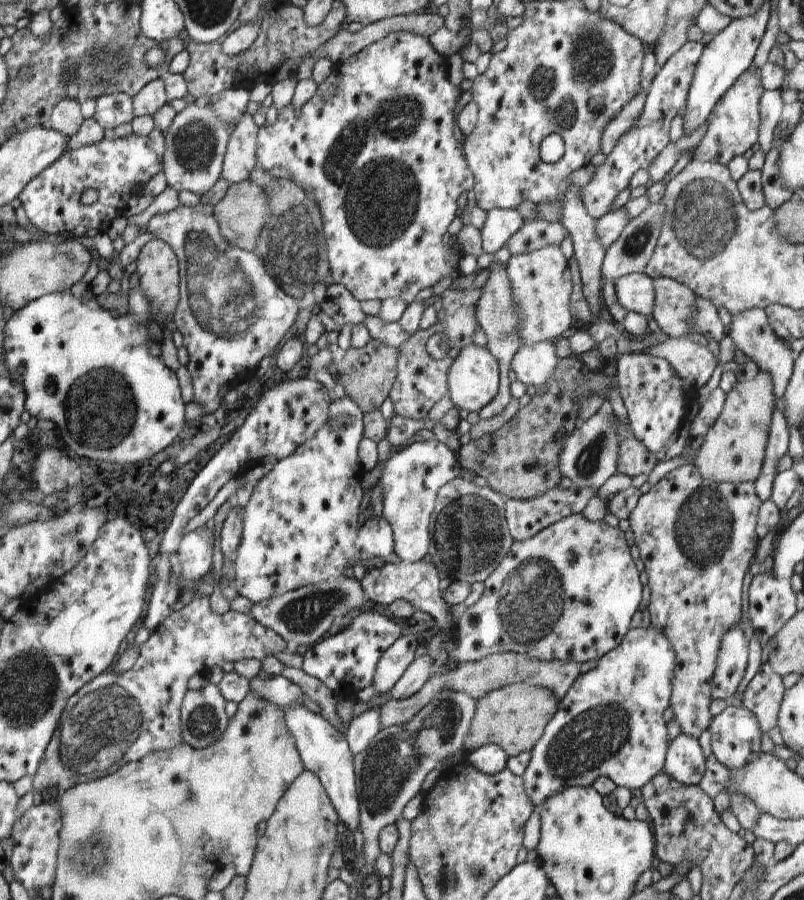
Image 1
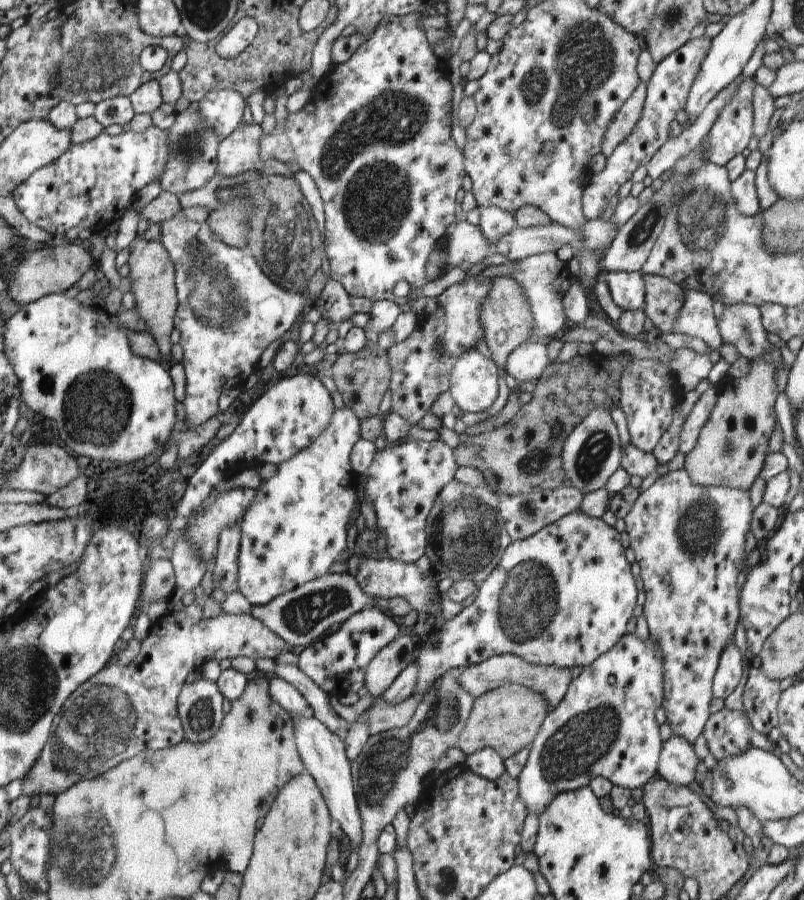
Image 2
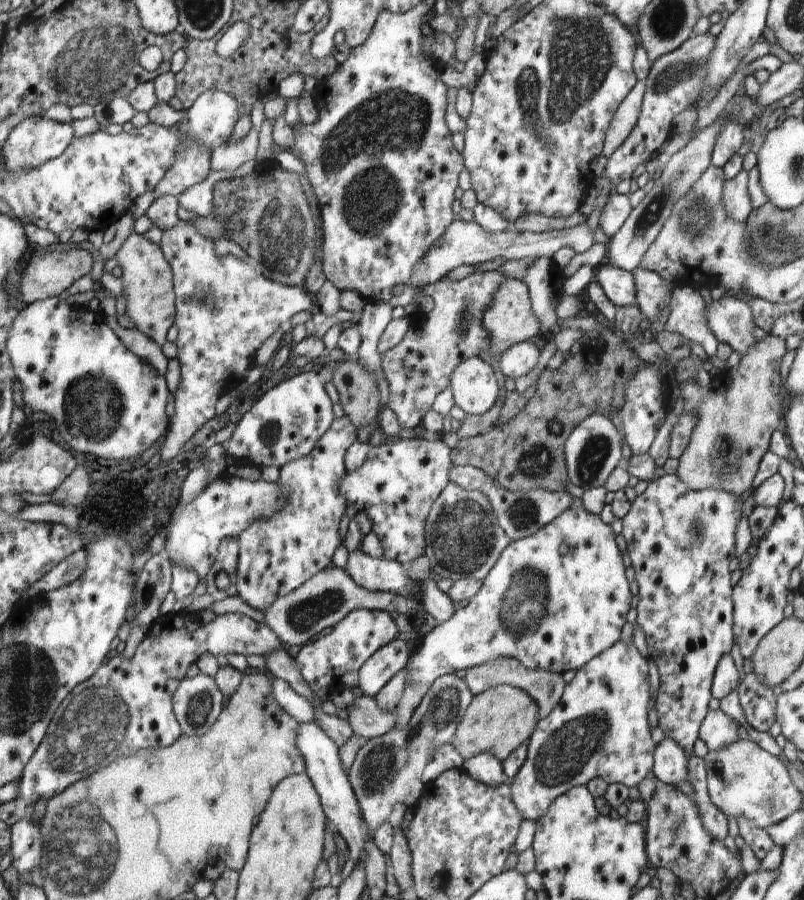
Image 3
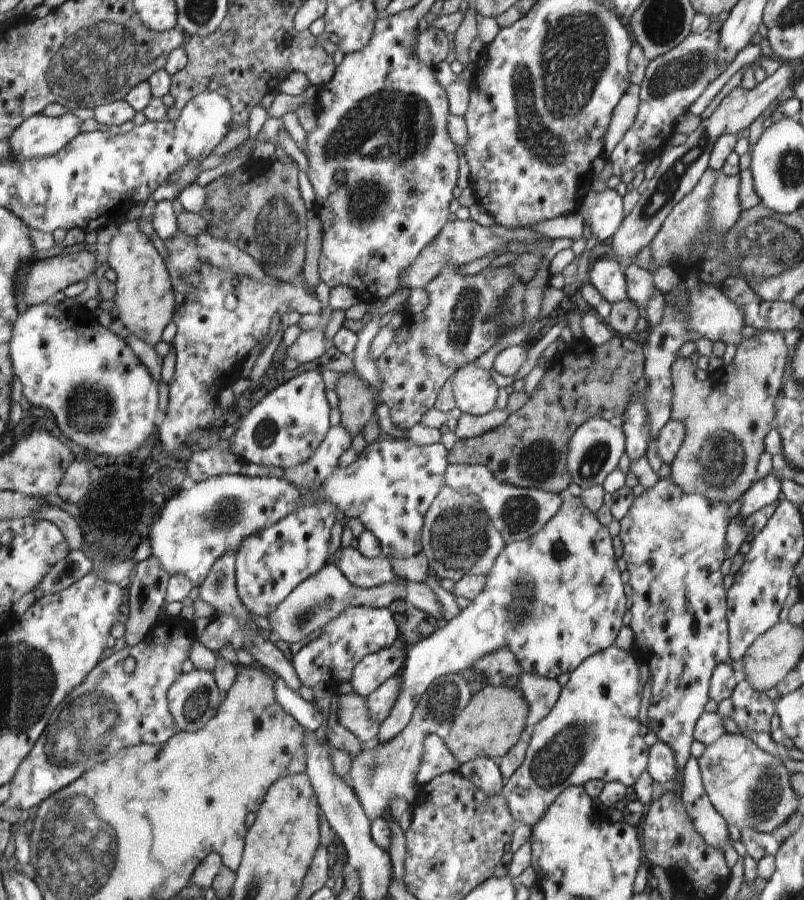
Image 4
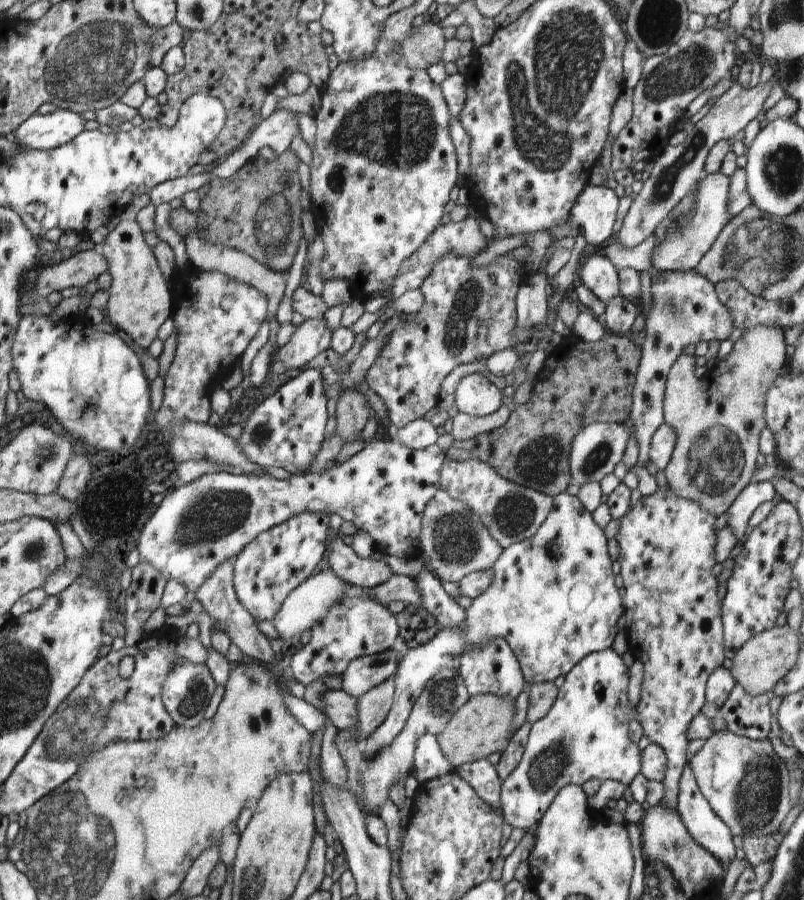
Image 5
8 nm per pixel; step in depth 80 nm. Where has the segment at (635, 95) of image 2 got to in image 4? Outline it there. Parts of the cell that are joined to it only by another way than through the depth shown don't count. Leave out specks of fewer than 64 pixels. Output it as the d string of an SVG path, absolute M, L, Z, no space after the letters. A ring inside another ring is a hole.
M629 84L628 90L622 95L620 102L614 107L614 112L605 132L603 157L610 156L614 147L622 140L624 133L636 118L639 107L639 84Z

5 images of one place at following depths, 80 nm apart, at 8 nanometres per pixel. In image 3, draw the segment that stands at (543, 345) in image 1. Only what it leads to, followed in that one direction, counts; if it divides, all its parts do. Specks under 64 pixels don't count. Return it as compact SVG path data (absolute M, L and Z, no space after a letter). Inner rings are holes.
M522 341L508 347L499 357L499 367L506 378L516 380L520 376L529 373L540 356L540 349L532 342Z

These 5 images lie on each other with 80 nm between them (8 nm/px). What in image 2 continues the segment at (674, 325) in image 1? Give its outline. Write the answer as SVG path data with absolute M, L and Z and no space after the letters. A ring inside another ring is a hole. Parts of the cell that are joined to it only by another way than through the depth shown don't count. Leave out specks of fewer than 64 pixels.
M643 274L645 303L643 311L652 320L655 330L670 333L675 316L683 305L683 290L666 277Z

